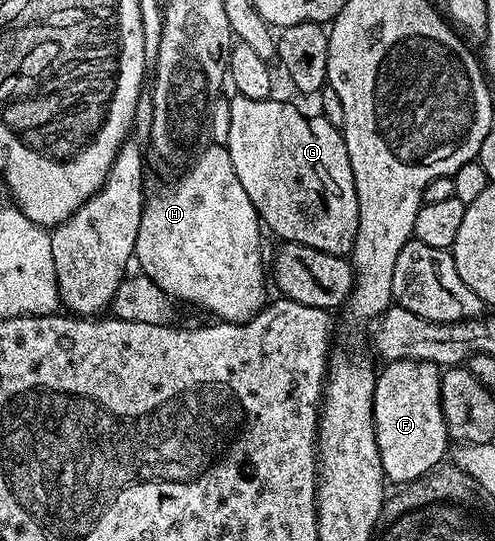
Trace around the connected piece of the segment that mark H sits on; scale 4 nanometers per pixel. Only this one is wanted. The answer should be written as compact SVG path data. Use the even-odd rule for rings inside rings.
M224 145L206 146L197 161L190 167L189 171L173 186L163 189L146 198L144 202L141 225L138 228L137 243L135 244L134 260L136 264L140 265L140 272L142 276L153 279L155 283L172 300L185 301L193 305L197 305L211 314L218 320L227 322L245 322L249 318L253 318L263 308L265 298L265 277L267 278L267 271L265 268L265 257L263 261L263 249L261 247L261 231L263 232L263 225L256 208L253 207L252 200L246 194L245 187L241 184L241 179L238 178L236 171L233 168L233 161L229 158L228 149Z

